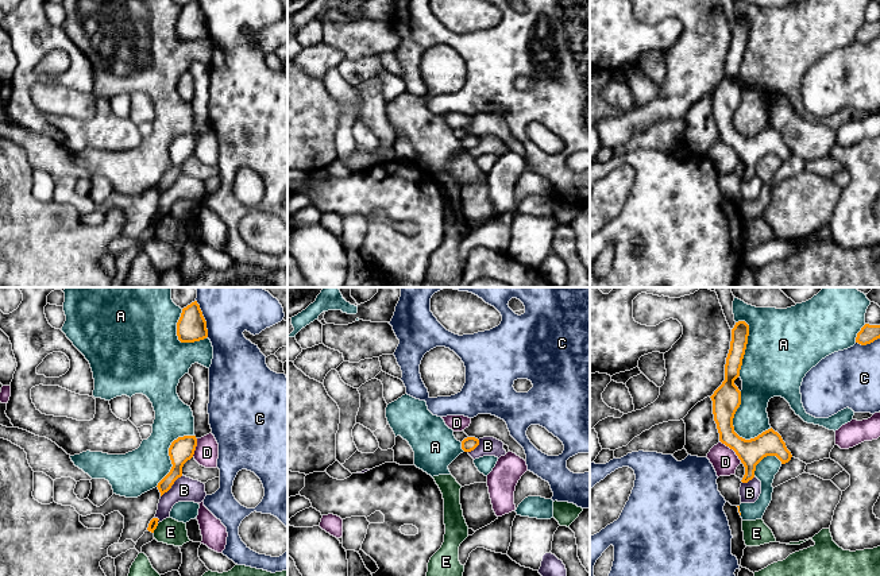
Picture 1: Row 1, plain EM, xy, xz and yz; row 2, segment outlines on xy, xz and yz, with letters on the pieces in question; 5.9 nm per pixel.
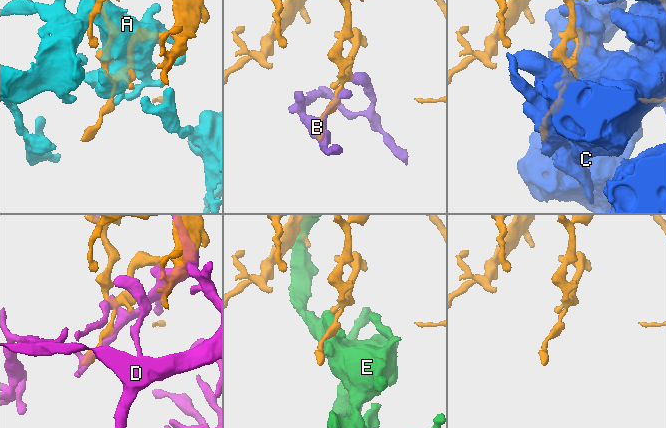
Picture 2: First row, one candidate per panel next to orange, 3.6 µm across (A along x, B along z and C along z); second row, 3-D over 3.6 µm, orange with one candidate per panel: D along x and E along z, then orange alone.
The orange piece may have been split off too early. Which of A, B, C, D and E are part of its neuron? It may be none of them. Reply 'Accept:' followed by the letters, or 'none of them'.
Accept: none of them

